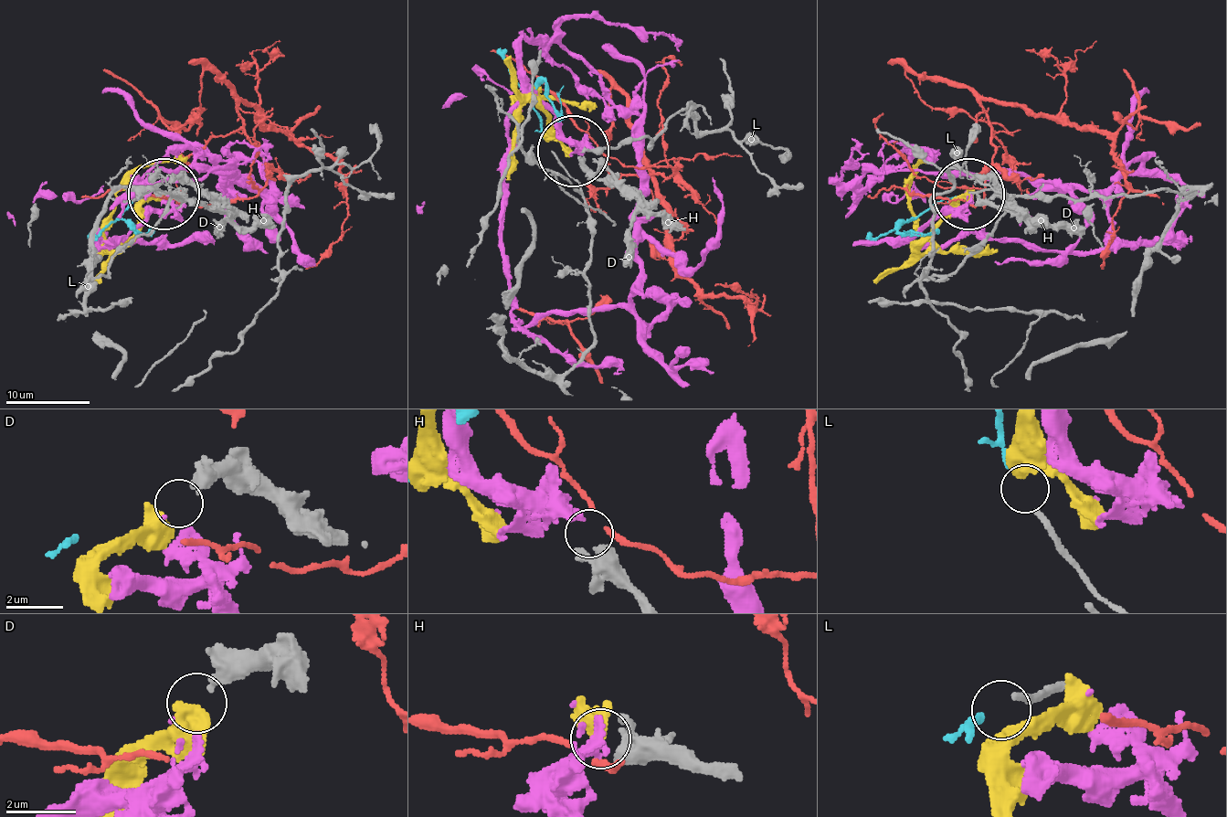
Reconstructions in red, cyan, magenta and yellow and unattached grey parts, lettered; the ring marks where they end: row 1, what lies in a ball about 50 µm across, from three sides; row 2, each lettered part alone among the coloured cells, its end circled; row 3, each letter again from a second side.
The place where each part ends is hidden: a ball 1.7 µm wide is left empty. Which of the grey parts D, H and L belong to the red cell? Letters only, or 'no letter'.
no letter

